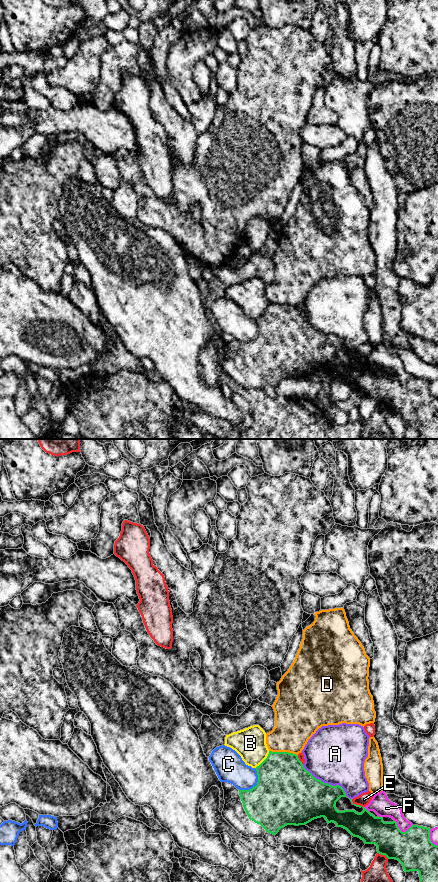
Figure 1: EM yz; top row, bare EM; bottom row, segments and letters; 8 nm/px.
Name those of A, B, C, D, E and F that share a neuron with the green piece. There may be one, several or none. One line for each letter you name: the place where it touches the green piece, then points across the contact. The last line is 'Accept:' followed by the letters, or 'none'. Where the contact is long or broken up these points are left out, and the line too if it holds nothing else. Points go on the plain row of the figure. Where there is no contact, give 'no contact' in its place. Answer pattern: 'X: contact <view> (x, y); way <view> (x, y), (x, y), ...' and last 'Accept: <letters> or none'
Accept: none

